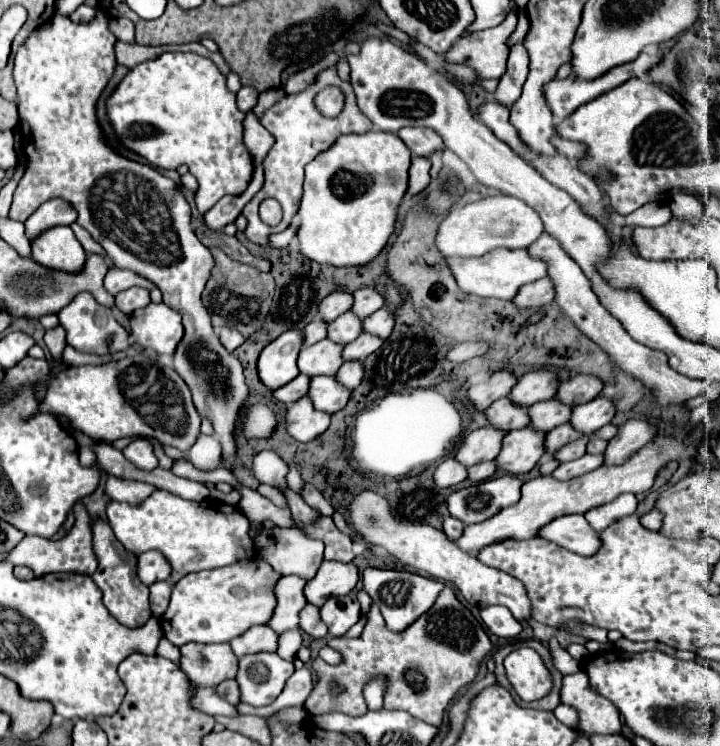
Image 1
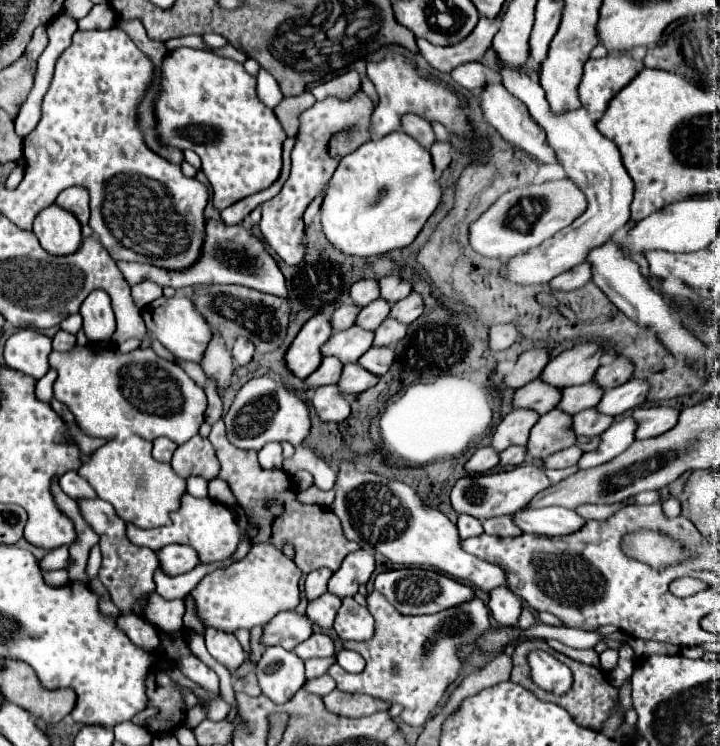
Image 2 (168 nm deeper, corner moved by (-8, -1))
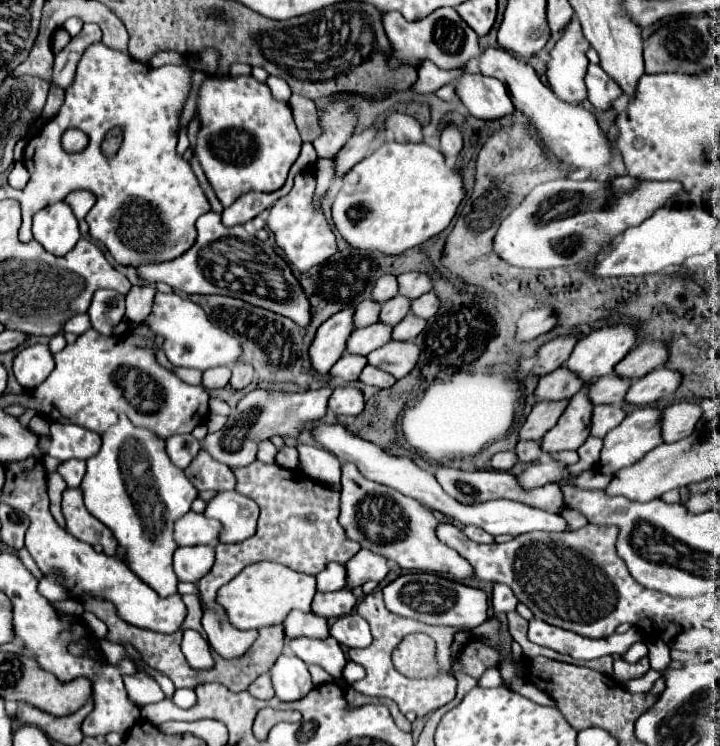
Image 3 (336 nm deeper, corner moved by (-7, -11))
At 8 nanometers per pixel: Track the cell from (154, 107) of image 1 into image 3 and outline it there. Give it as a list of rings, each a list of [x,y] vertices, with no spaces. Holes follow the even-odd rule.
[[[209,75],[203,79],[199,93],[197,93],[197,107],[195,115],[201,123],[195,139],[193,153],[199,159],[215,195],[223,203],[223,207],[229,207],[235,203],[241,195],[249,191],[261,191],[261,193],[271,193],[283,187],[289,167],[297,159],[301,151],[301,137],[297,133],[297,127],[291,117],[291,109],[287,103],[275,101],[271,97],[271,91],[265,83],[259,83],[251,75]]]

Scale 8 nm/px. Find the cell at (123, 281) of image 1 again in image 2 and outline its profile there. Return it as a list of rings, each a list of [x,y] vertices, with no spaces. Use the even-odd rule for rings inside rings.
[[[206,221],[206,239],[200,249],[200,257],[194,265],[182,271],[170,271],[170,269],[160,269],[154,265],[146,263],[128,263],[122,261],[118,263],[120,271],[124,273],[126,281],[130,285],[136,285],[138,281],[154,281],[160,287],[188,287],[188,285],[216,285],[216,283],[232,283],[232,285],[244,285],[268,295],[284,297],[288,299],[288,289],[286,289],[286,279],[274,261],[274,257],[266,251],[264,241],[254,237],[250,231],[246,231],[242,225],[226,225],[224,221]]]

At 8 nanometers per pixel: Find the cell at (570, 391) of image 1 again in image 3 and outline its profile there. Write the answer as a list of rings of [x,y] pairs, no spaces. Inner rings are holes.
[[[645,341],[637,345],[625,359],[617,363],[613,369],[615,375],[621,375],[623,379],[635,381],[647,375],[649,371],[661,367],[667,361],[667,347],[661,341]]]

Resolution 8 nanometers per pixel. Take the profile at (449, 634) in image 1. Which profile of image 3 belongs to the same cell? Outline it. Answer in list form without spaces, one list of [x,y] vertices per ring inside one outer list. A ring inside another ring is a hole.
[[[373,591],[369,595],[365,595],[365,599],[357,605],[357,613],[369,621],[371,625],[371,633],[373,633],[373,643],[365,649],[351,649],[349,651],[349,659],[363,665],[367,669],[365,679],[351,683],[351,687],[363,695],[369,697],[387,697],[393,699],[401,713],[409,713],[413,711],[417,715],[417,719],[427,717],[431,711],[443,707],[445,703],[449,703],[455,697],[455,689],[457,689],[457,681],[455,677],[451,677],[449,671],[449,661],[451,661],[451,653],[449,647],[453,643],[455,633],[459,633],[461,629],[457,627],[435,627],[435,625],[427,625],[427,623],[419,623],[415,619],[405,619],[399,617],[391,611],[387,611],[385,603],[383,603],[383,595],[381,591]],[[409,633],[427,633],[435,643],[437,643],[437,655],[439,655],[439,675],[435,677],[427,677],[427,679],[409,679],[405,675],[401,675],[393,663],[391,663],[391,653],[393,649],[403,641],[403,637],[407,637]]]

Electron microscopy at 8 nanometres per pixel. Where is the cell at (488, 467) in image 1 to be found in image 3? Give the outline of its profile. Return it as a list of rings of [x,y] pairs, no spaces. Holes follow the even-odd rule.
[[[521,441],[521,443],[517,443],[515,453],[517,453],[521,463],[533,463],[543,455],[543,451],[539,447],[539,441]]]

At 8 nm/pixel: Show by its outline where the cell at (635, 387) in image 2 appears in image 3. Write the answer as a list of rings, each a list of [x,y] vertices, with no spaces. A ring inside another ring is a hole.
[[[667,369],[651,371],[649,375],[631,383],[625,395],[625,403],[643,407],[643,405],[669,399],[679,387],[679,383],[681,383],[681,375],[677,371],[667,371]]]

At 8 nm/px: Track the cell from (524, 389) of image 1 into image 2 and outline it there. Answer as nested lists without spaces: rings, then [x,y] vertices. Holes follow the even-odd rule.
[[[594,341],[578,343],[572,349],[562,351],[558,357],[550,359],[540,379],[560,389],[588,383],[594,379],[596,369],[600,367],[600,357],[604,353],[606,349]]]

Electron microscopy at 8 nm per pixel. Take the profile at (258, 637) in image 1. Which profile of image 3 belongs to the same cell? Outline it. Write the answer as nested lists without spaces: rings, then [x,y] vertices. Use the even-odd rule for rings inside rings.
[[[291,611],[287,619],[283,621],[285,637],[287,639],[297,639],[297,637],[311,637],[311,639],[325,639],[329,637],[327,629],[327,619],[317,617],[313,613],[301,613],[301,611]]]

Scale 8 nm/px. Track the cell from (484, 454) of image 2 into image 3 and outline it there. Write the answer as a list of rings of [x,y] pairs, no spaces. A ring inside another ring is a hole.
[[[503,451],[503,453],[495,453],[489,461],[489,469],[495,471],[509,471],[513,465],[517,463],[517,457],[513,451]]]

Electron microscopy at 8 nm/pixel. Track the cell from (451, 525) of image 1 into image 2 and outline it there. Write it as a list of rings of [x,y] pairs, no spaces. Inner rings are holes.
[[[460,515],[458,517],[458,531],[460,531],[460,537],[462,539],[468,539],[468,537],[474,537],[474,535],[482,535],[484,529],[482,529],[482,521],[472,517],[472,515]]]

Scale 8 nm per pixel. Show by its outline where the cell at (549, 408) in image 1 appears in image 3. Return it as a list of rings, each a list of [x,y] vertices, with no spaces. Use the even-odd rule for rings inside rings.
[[[609,373],[597,379],[597,383],[591,383],[589,401],[593,405],[623,405],[627,387],[629,387],[629,381],[617,377],[615,373]]]

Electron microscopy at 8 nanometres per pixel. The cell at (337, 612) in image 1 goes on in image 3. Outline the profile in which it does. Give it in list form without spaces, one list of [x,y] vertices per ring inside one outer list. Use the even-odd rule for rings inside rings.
[[[355,611],[339,617],[331,625],[329,633],[345,647],[369,647],[371,639],[373,639],[371,631],[369,631],[369,623]]]

